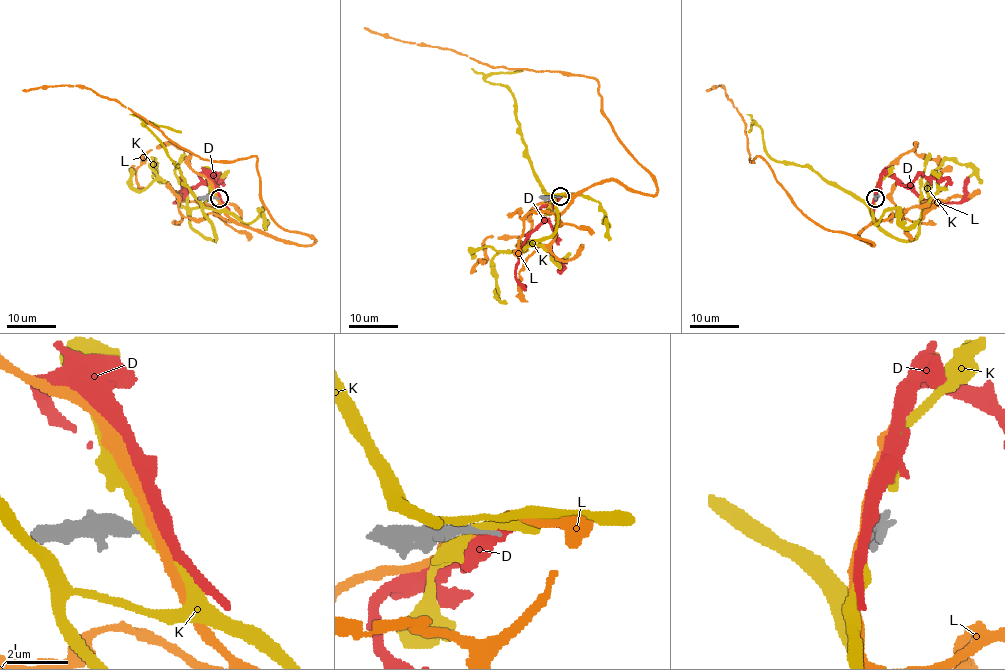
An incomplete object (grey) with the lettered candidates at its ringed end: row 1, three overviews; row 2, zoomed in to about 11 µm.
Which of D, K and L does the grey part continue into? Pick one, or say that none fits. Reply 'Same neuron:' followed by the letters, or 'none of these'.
Same neuron: none of these

